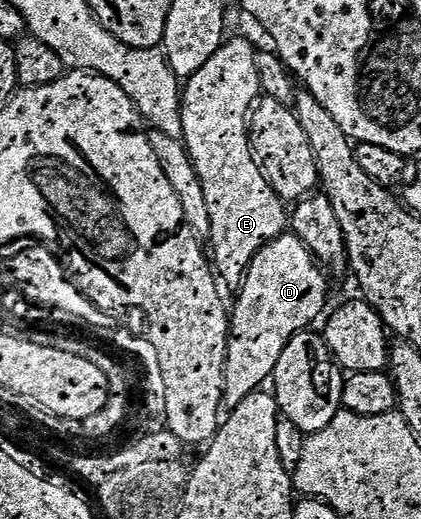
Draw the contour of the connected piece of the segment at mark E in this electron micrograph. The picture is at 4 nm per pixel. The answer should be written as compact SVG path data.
M244 38L225 41L220 50L185 81L182 89L181 137L189 156L194 160L198 177L204 186L204 199L208 202L208 239L214 246L212 264L221 283L231 284L234 290L238 290L246 279L252 258L256 258L263 246L283 235L288 228L287 205L264 178L260 166L254 160L254 152L250 149L249 117L262 92L257 75L257 51Z

